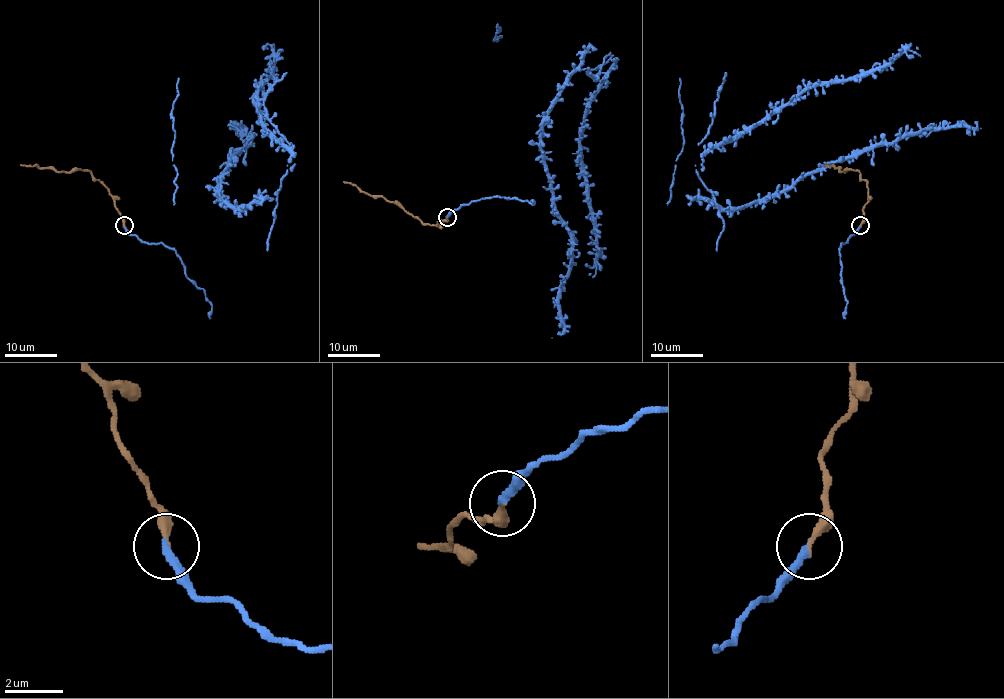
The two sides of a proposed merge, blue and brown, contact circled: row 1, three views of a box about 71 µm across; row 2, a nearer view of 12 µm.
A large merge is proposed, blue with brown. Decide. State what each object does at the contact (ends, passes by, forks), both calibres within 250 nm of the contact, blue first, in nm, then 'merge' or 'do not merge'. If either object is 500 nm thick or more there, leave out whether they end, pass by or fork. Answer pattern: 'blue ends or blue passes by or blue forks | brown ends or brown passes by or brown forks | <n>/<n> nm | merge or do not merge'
blue ends | brown ends | 280/280 nm | merge

